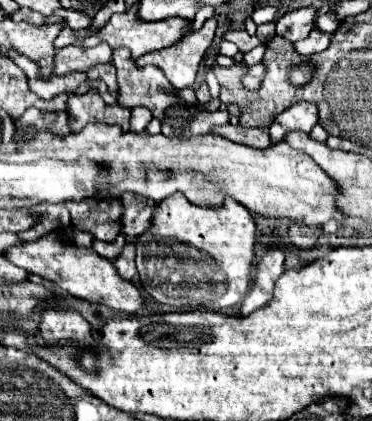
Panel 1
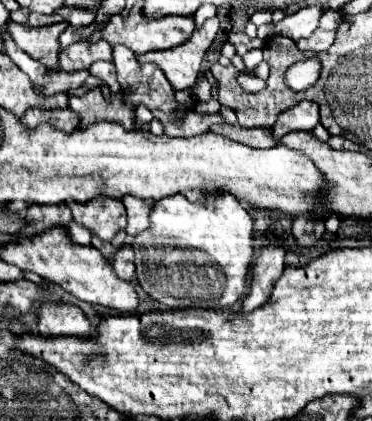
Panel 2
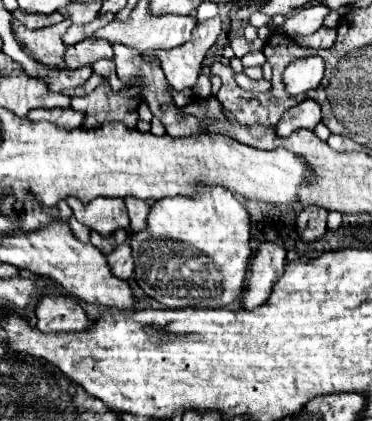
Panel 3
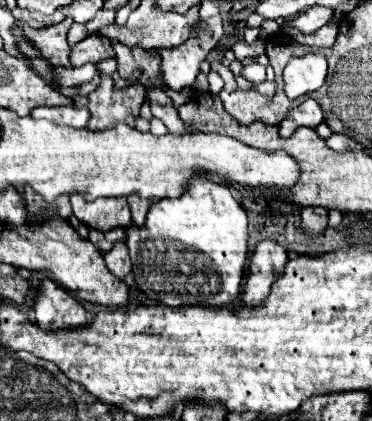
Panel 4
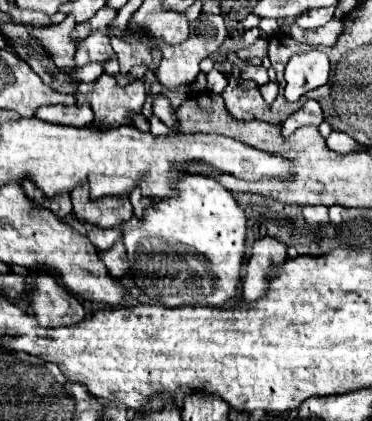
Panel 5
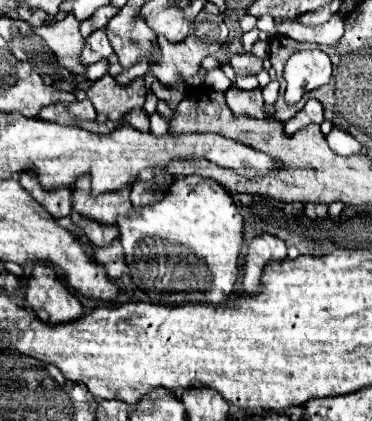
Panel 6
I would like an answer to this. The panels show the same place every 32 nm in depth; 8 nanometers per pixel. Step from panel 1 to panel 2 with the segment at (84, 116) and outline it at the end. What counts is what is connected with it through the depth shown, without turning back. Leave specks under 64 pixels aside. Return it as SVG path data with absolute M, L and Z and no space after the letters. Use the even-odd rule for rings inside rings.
M100 88L86 92L84 96L70 96L68 108L80 116L78 128L94 122L118 122L124 128L132 128L134 122L134 108L120 100L120 94L106 102Z

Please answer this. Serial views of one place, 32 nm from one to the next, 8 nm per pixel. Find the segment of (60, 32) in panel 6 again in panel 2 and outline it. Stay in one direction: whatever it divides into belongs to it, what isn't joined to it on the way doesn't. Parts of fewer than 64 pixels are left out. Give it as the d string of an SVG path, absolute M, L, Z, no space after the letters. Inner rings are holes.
M8 20L6 22L6 32L10 38L16 42L16 46L26 52L30 58L42 62L48 72L56 70L56 60L58 60L58 36L60 32L68 26L68 22L60 24L50 24L50 26L28 26L28 24L18 24Z

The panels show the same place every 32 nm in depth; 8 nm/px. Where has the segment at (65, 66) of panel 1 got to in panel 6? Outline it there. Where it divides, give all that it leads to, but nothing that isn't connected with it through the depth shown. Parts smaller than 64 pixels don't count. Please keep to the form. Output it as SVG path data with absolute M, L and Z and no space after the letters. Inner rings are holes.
M104 30L92 32L82 46L80 64L94 64L98 60L116 60L116 54L112 52L112 46L108 44L108 36Z

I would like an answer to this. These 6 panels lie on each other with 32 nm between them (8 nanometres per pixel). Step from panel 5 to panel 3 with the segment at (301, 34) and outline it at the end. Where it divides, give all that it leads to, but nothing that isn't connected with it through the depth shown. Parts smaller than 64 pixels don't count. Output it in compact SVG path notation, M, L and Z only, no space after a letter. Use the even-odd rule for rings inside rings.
M320 28L316 30L312 36L308 38L298 38L296 42L302 46L302 48L330 48L336 40L336 30L328 30L328 28Z

